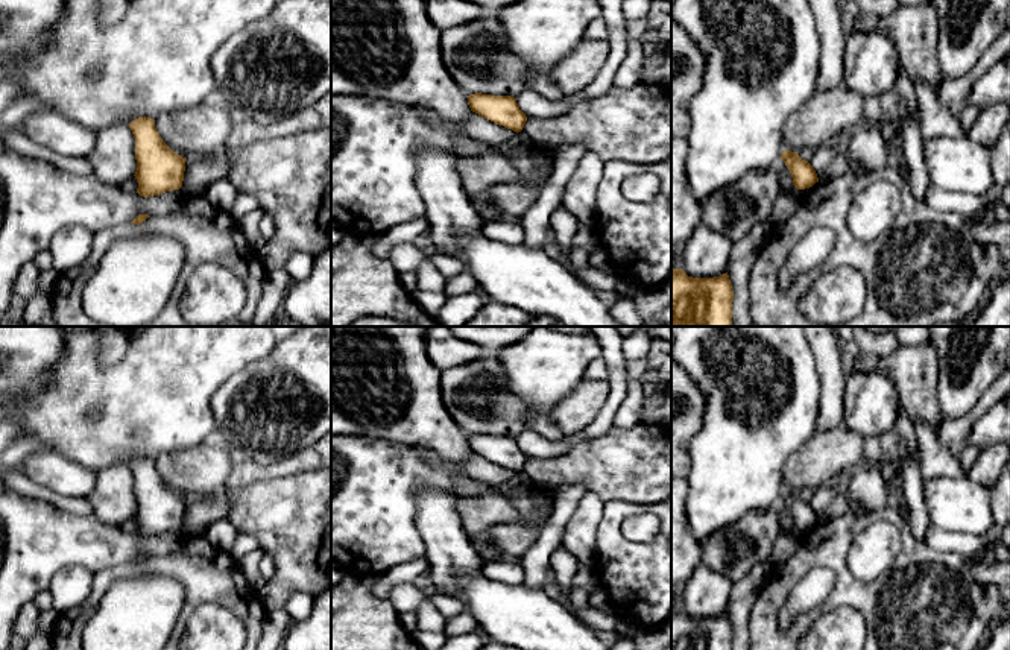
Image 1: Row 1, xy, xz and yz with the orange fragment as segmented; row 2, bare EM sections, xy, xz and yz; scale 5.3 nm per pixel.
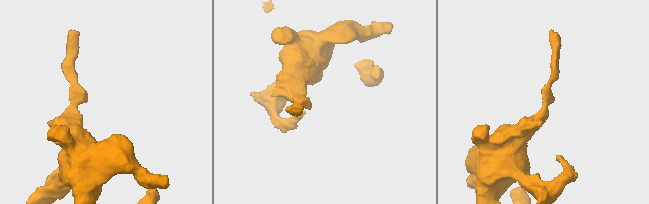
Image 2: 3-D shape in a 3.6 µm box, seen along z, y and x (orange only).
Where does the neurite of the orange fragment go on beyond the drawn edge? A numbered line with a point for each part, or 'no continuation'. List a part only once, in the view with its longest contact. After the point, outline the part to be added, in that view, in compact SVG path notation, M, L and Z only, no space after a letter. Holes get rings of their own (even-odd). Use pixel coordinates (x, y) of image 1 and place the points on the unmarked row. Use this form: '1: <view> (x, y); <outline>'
no continuation

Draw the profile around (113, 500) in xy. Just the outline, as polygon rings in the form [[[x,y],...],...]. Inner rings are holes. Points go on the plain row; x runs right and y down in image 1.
[[[112,465],[97,472],[94,491],[85,498],[94,516],[105,524],[120,525],[137,512],[135,478],[129,465]]]

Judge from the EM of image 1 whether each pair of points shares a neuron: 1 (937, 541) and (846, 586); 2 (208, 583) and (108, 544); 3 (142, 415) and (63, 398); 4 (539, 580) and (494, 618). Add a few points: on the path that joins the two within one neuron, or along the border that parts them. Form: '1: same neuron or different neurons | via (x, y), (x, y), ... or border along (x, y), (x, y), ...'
1: different neurons | border along (922, 541), (937, 550), (963, 555)
2: different neurons | border along (129, 562), (107, 567), (96, 573)
3: same neuron | via (122, 398), (82, 398)
4: different neurons | border along (521, 583), (544, 591)

